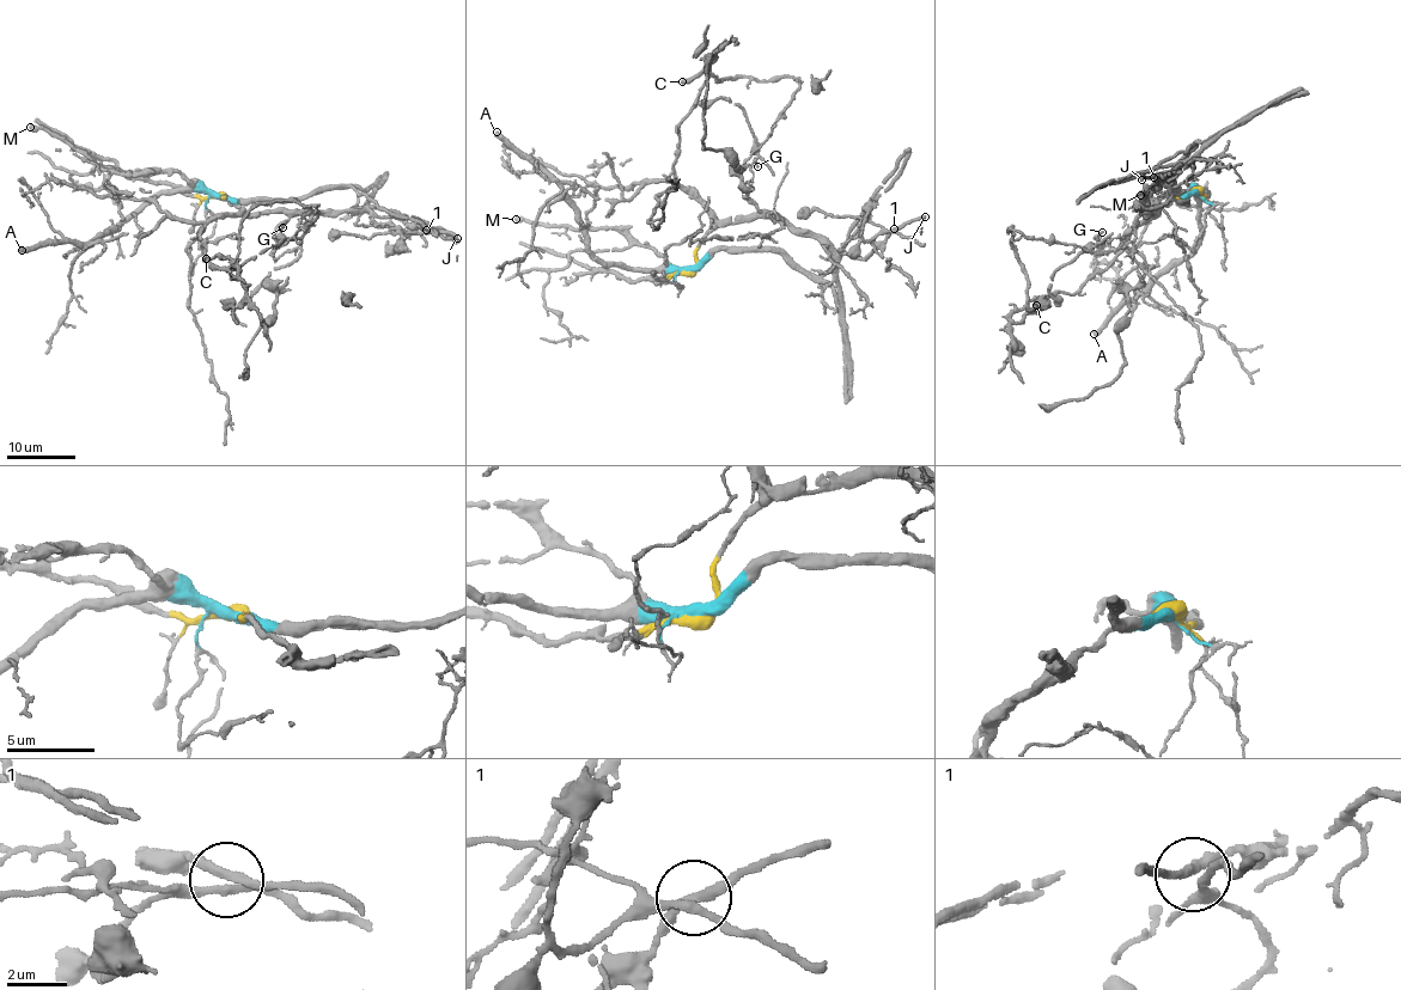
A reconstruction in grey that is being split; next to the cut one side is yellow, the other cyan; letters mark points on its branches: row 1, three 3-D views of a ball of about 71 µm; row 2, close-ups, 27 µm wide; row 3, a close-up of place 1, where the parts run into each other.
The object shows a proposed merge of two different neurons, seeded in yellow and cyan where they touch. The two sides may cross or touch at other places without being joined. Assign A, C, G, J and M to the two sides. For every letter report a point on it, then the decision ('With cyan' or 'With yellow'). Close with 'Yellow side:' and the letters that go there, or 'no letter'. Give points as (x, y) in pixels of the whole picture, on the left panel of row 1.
A: Place: (22, 250). With cyan
C: Place: (206, 258). With yellow
G: Place: (282, 227). With yellow
J: Place: (457, 238). With yellow
M: Place: (30, 127). With cyan
Yellow side: C, G, J

